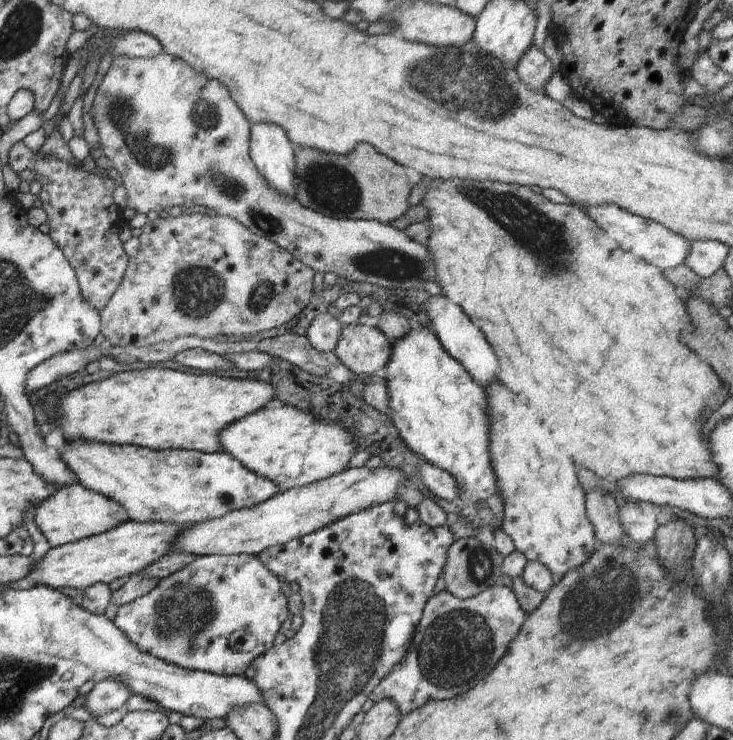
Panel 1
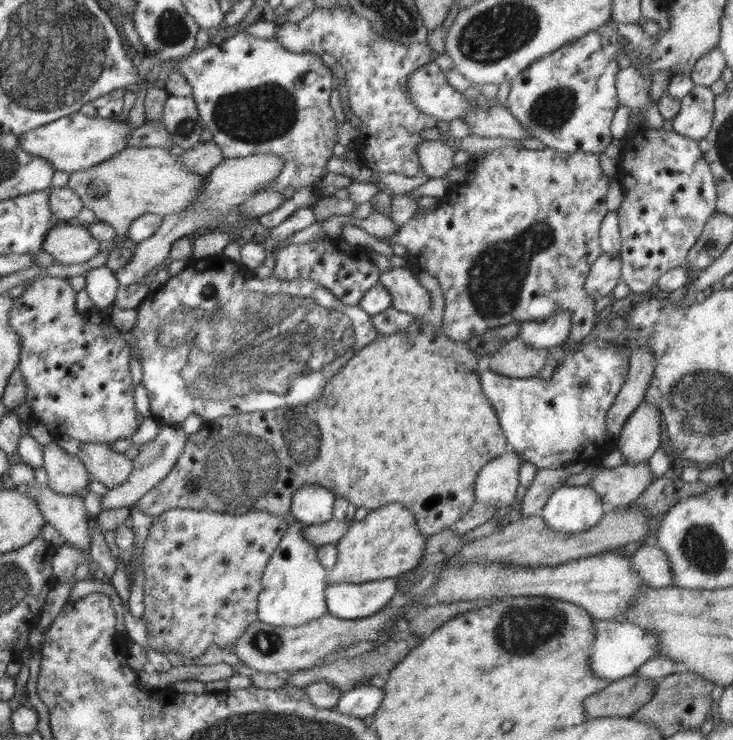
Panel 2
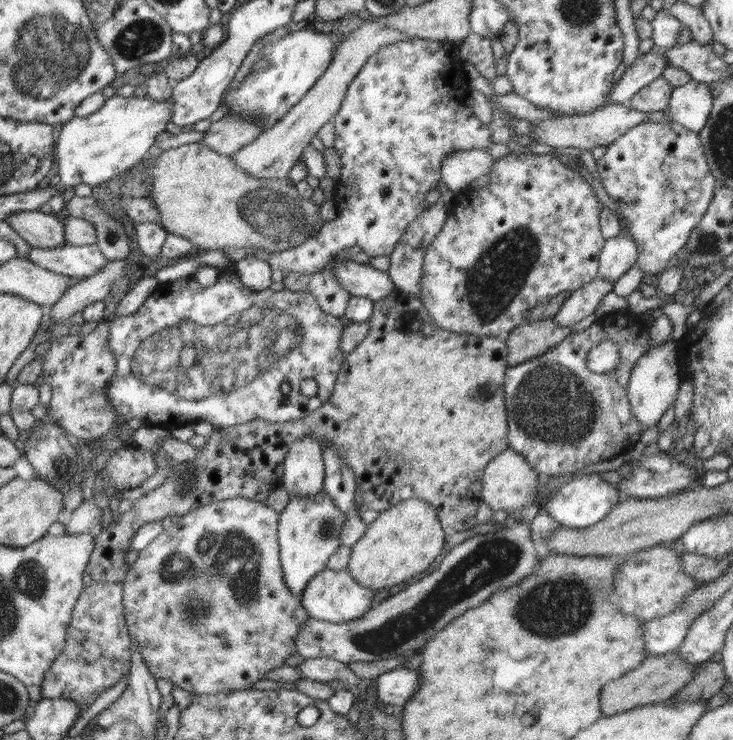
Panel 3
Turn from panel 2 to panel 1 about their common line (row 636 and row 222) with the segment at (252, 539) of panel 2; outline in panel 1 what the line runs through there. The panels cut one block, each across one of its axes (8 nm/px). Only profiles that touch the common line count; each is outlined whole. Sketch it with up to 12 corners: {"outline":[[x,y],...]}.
{"outline":[[236,219],[149,220],[114,346],[259,337],[315,272]]}

